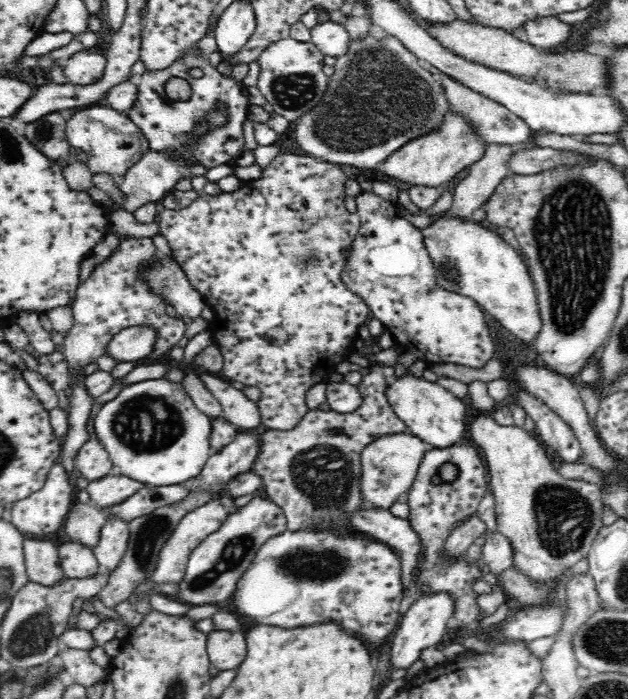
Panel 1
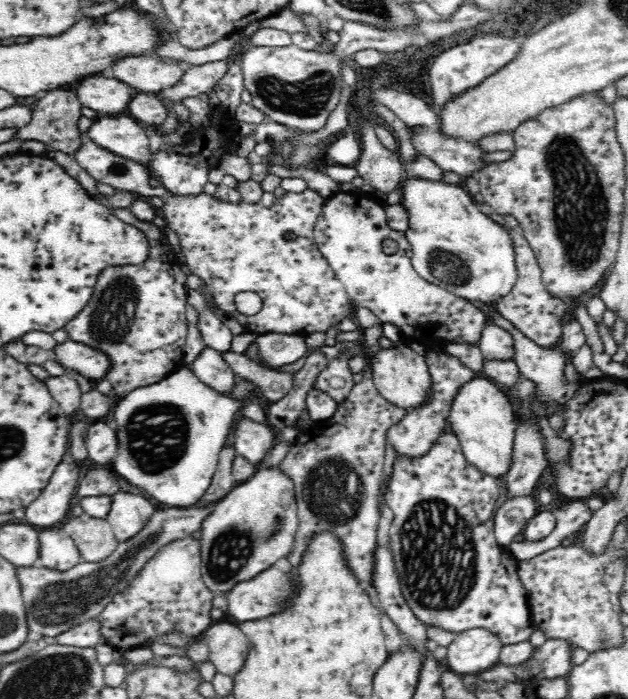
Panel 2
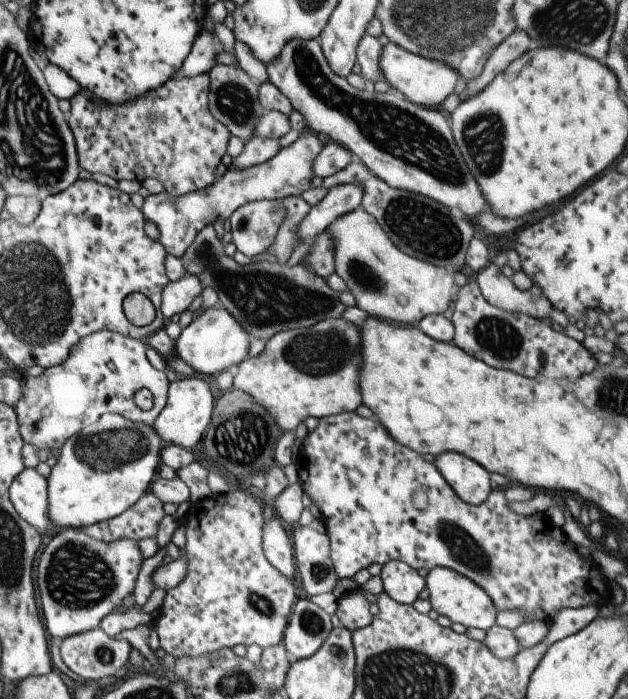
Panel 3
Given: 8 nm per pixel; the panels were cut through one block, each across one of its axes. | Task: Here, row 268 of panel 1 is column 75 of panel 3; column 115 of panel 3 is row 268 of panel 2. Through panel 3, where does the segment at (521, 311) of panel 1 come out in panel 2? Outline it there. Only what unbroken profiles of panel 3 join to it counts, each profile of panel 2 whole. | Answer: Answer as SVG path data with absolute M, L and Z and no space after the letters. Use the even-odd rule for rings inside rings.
M404 175L397 184L399 204L408 215L409 227L405 230L411 244L412 264L416 272L426 280L437 283L466 301L491 303L498 301L510 292L516 280L515 254L503 221L493 217L476 202L468 191L457 184L451 185L442 180L430 180L414 175Z

